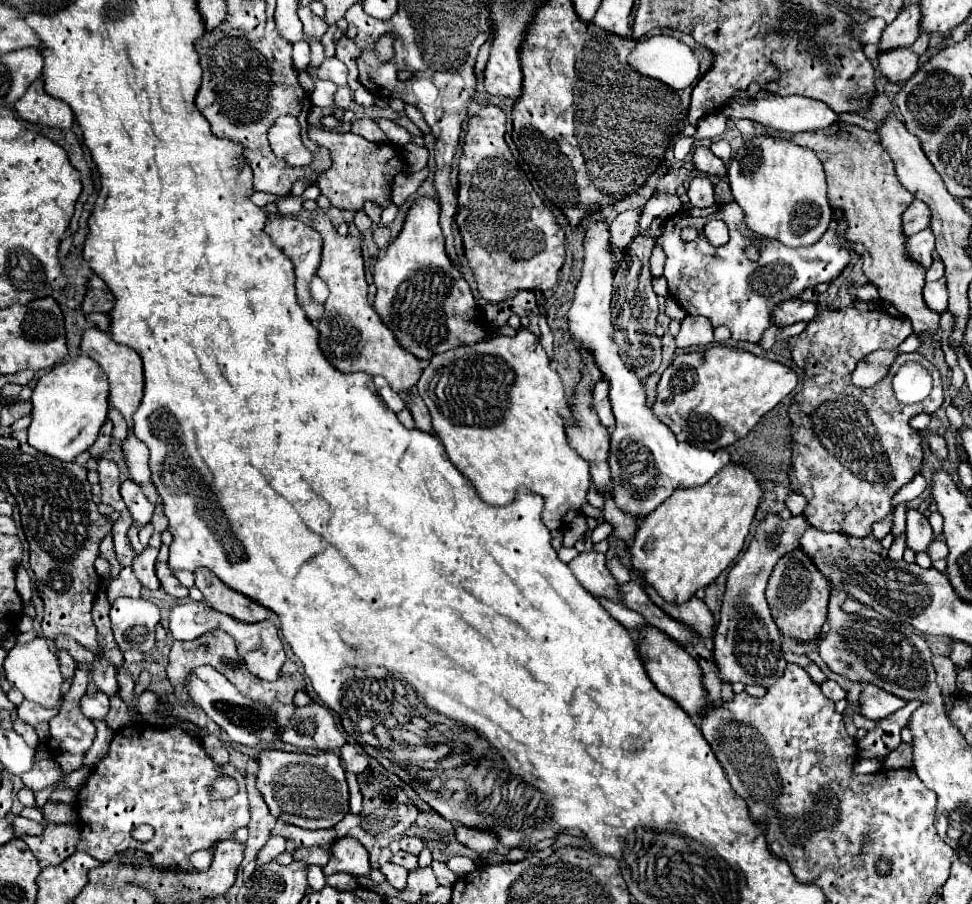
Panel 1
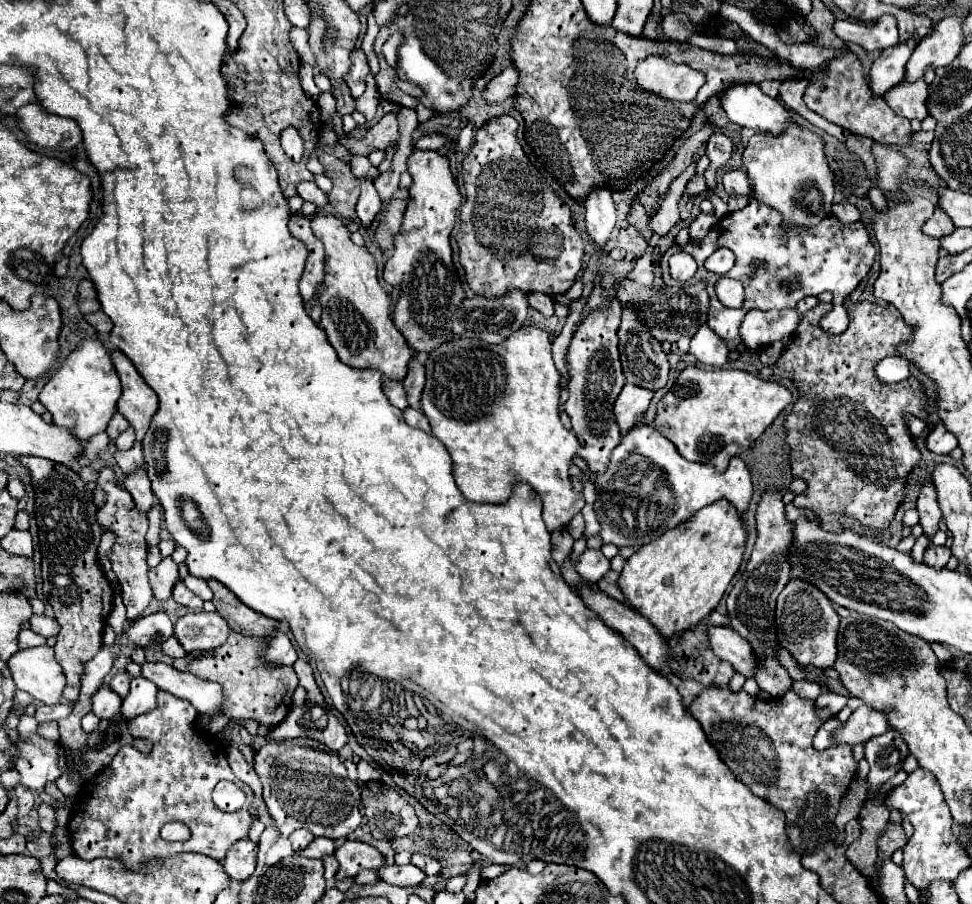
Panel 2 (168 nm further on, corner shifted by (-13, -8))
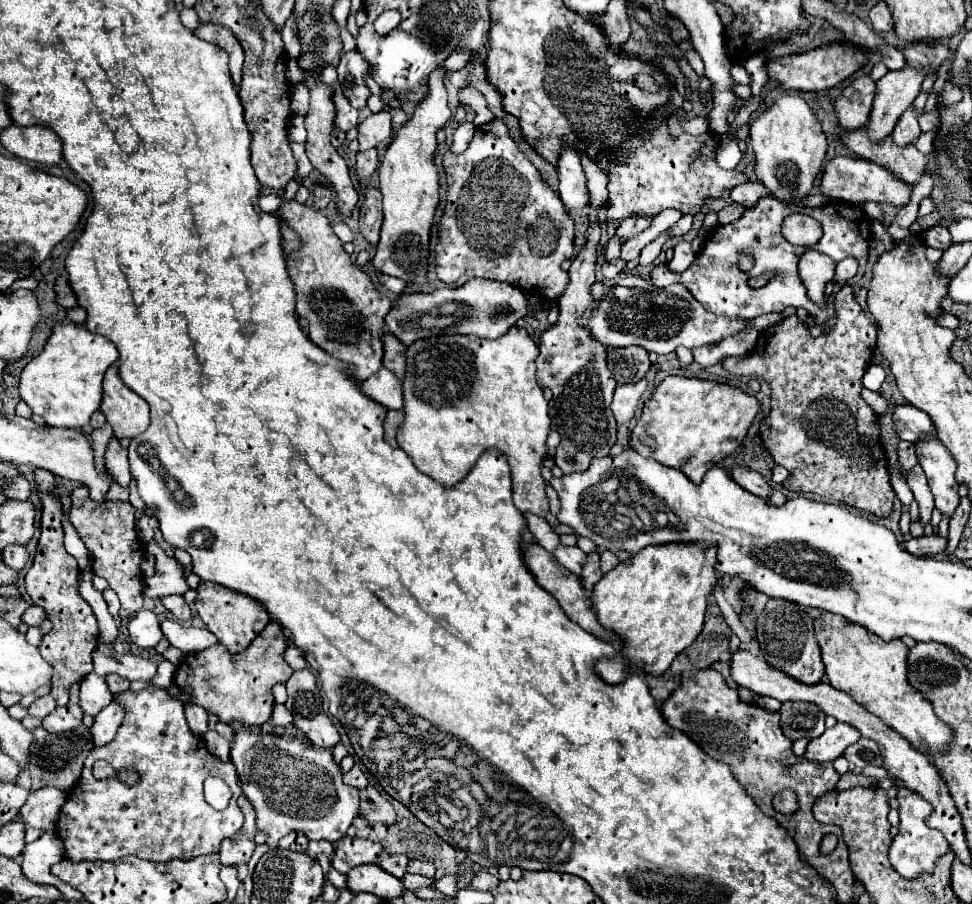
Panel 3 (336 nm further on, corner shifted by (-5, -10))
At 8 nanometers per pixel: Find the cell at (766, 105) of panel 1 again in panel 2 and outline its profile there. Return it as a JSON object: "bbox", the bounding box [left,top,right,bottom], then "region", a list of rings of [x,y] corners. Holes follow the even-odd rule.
{"bbox":[720,83,792,133],"region":[[[734,83],[730,87],[726,87],[722,93],[720,93],[720,103],[722,103],[722,109],[726,111],[728,119],[740,127],[750,127],[750,129],[756,129],[756,131],[768,131],[768,133],[782,133],[782,129],[792,121],[790,117],[790,111],[782,107],[782,103],[778,99],[772,99],[768,95],[764,95],[760,91],[758,85],[754,83]]]}

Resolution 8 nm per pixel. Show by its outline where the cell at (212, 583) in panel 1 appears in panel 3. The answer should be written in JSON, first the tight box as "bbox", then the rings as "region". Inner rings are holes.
{"bbox":[196,583,270,653],"region":[[[202,583],[196,597],[196,609],[198,615],[202,617],[202,621],[206,623],[206,627],[218,637],[220,643],[224,643],[232,653],[244,651],[250,641],[268,625],[270,617],[266,611],[262,611],[264,607],[258,605],[254,599],[236,593],[232,589],[226,589],[222,585],[214,585],[214,583]]]}

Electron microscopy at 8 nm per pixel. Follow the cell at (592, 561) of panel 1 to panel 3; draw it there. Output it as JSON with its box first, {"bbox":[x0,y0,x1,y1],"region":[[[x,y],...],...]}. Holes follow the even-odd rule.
{"bbox":[554,545,588,575],"region":[[[560,545],[554,551],[554,557],[556,557],[556,561],[560,565],[564,565],[574,575],[580,575],[582,573],[582,567],[584,567],[584,563],[588,559],[588,555],[580,547],[566,547],[566,545]]]}

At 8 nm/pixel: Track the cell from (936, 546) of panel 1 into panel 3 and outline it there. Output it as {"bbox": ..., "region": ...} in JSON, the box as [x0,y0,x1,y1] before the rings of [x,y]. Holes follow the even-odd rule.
{"bbox":[906,535,946,557],"region":[[[940,535],[910,539],[906,543],[906,551],[914,553],[918,557],[936,557],[936,555],[944,553],[944,549],[946,549],[946,539],[942,539]]]}

